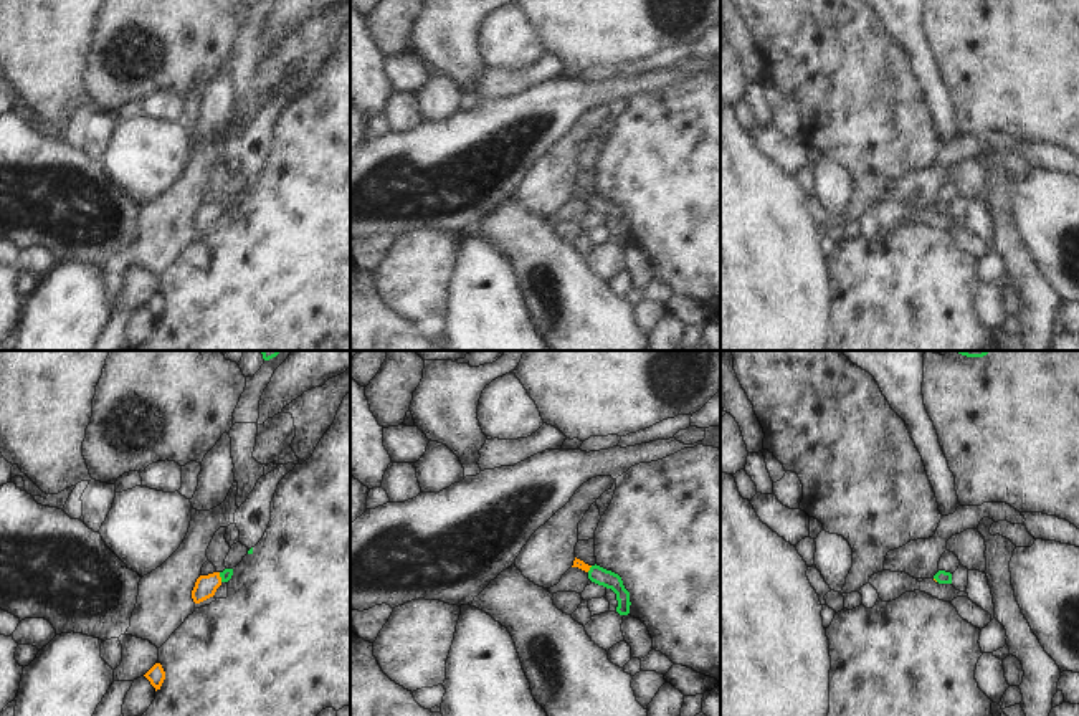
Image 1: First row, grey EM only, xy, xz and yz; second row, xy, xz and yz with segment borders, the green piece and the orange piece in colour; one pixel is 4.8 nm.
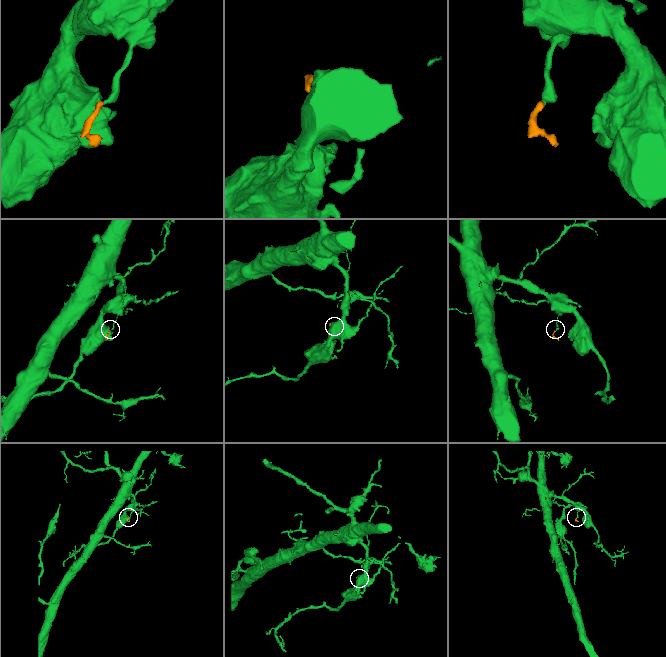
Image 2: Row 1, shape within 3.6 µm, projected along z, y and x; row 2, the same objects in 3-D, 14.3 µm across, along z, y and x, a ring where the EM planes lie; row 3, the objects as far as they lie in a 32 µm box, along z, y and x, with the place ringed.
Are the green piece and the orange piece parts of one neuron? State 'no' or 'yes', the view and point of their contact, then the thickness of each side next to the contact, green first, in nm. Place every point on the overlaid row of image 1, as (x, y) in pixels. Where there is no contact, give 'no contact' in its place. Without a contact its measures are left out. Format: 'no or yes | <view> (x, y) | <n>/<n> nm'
yes | xy (220, 576) | 50/110 nm

